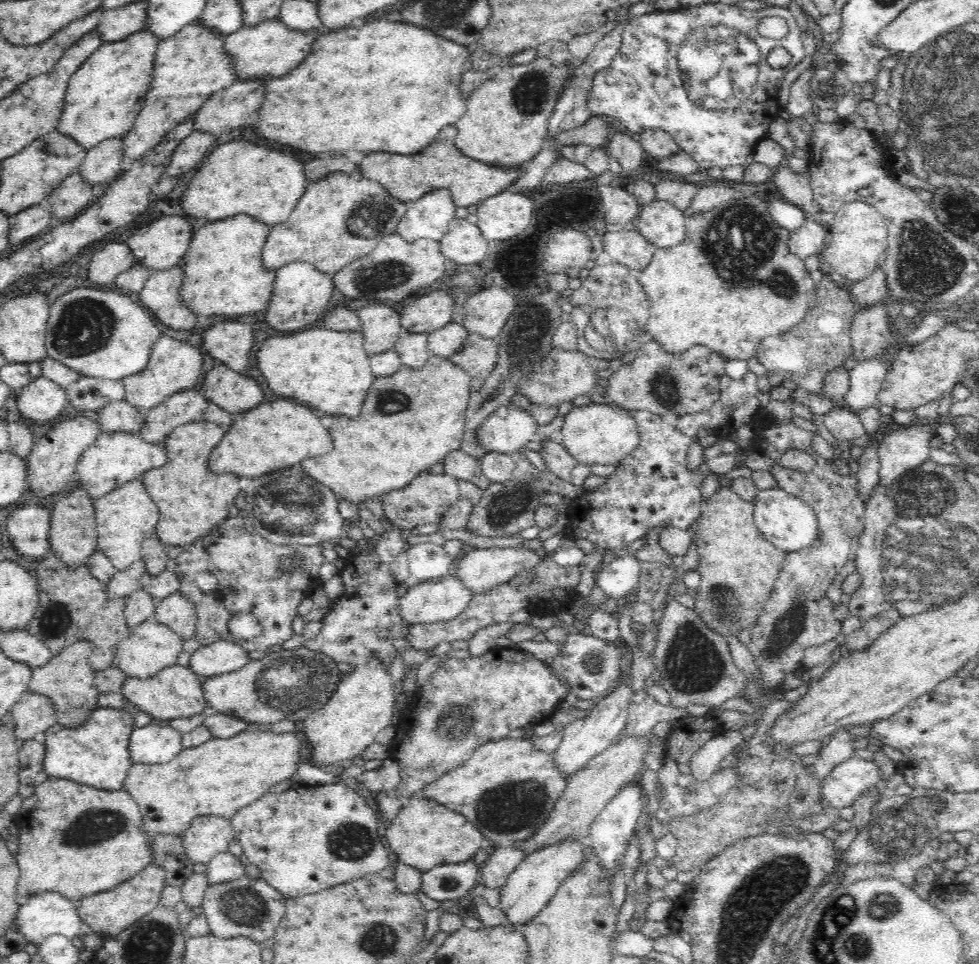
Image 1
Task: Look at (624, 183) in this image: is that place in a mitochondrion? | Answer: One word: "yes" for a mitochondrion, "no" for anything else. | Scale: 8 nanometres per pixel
no

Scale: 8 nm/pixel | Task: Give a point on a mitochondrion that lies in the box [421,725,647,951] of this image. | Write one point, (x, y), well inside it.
(513, 809)

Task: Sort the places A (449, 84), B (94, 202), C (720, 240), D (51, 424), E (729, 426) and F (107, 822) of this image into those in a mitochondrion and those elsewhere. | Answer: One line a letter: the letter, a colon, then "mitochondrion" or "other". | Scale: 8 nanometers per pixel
A: other
B: other
C: mitochondrion
D: other
E: other
F: mitochondrion

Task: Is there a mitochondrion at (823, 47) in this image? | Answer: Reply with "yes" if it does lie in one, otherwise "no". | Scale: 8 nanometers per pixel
no

